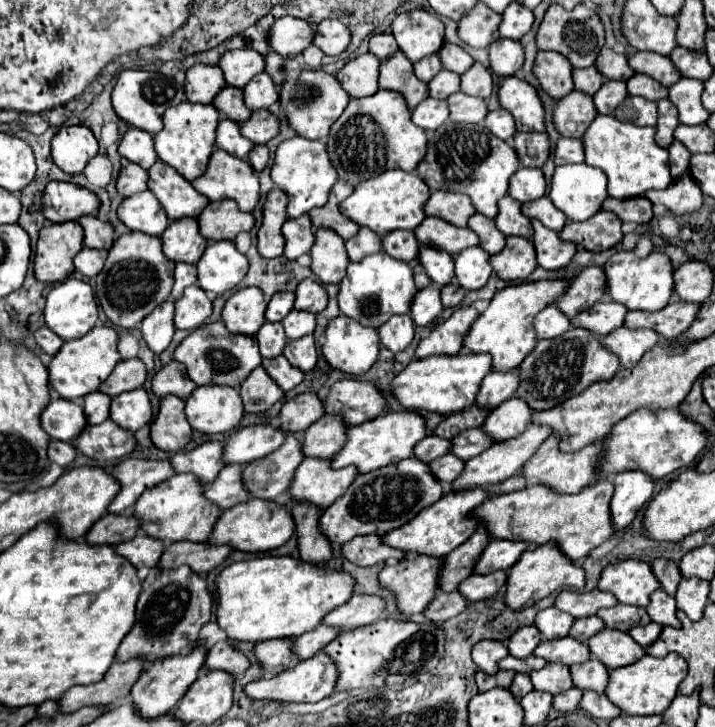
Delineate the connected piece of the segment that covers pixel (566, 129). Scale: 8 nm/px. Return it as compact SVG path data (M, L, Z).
M571 92L555 102L553 126L561 136L581 138L595 116L597 110L593 106L591 96L581 92Z

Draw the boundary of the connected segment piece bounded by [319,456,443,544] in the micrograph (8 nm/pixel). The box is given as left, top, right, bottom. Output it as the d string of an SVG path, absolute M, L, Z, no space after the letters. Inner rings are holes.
M415 456L393 466L383 466L369 474L359 474L349 490L321 514L321 530L335 544L345 544L359 534L387 534L409 522L417 512L437 502L443 496L443 486L433 476L429 464Z

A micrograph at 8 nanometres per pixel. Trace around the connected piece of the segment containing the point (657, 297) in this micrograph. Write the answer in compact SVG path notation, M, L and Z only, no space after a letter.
M633 250L629 252L617 252L613 254L605 266L605 276L607 276L607 294L611 300L627 306L629 310L647 310L647 312L657 312L665 308L673 296L673 264L669 256L661 250L653 250L649 256L639 258Z

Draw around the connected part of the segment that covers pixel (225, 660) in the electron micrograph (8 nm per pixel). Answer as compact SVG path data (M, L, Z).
M221 640L215 646L211 646L205 666L211 670L227 670L241 678L249 670L249 658L237 648L233 648L231 640Z

